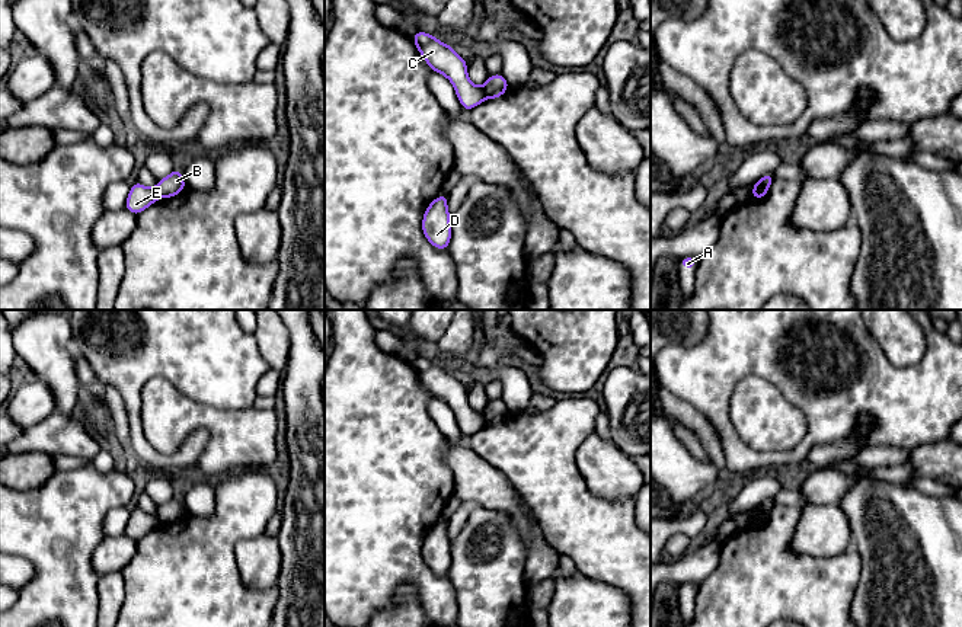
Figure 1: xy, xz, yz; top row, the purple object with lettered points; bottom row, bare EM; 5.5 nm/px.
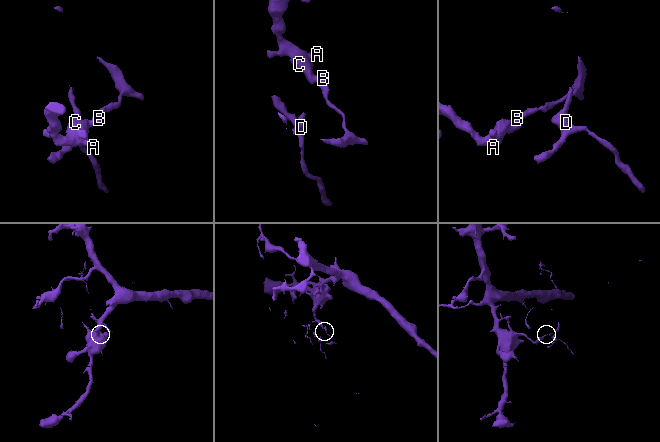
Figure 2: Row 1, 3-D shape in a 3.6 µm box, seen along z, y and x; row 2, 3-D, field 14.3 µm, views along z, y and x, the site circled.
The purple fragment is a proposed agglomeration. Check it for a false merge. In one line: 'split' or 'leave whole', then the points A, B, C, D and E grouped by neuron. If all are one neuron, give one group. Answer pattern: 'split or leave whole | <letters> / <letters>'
split | A C E / B D

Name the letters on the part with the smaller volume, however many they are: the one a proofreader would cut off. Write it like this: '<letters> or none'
B, D

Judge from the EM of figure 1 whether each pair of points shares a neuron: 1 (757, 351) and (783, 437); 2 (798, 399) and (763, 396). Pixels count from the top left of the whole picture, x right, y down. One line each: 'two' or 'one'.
1: two
2: two

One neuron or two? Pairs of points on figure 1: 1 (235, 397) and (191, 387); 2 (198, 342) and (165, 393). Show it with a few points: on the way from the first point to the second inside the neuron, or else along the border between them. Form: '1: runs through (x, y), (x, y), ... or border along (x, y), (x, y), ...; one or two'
1: runs through (224, 394), (201, 392); one
2: border along (169, 380), (152, 377), (141, 390), (141, 400); two

